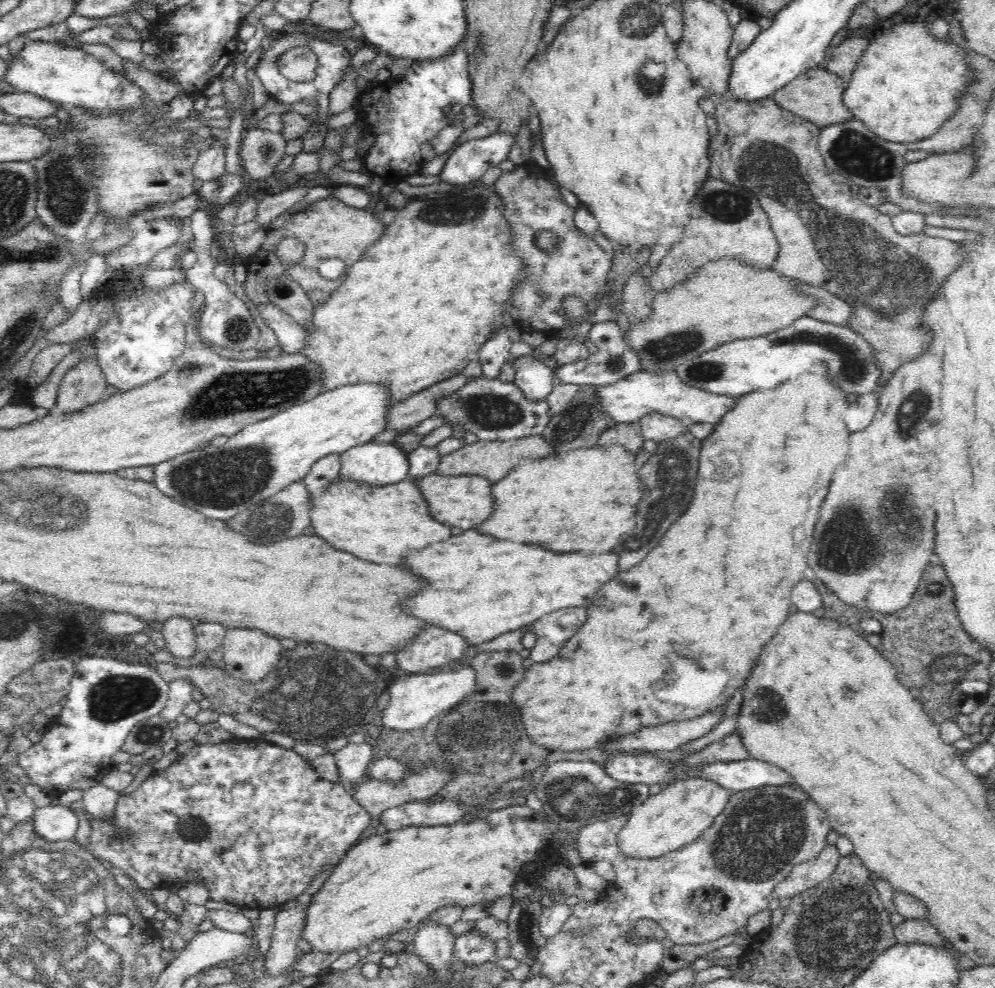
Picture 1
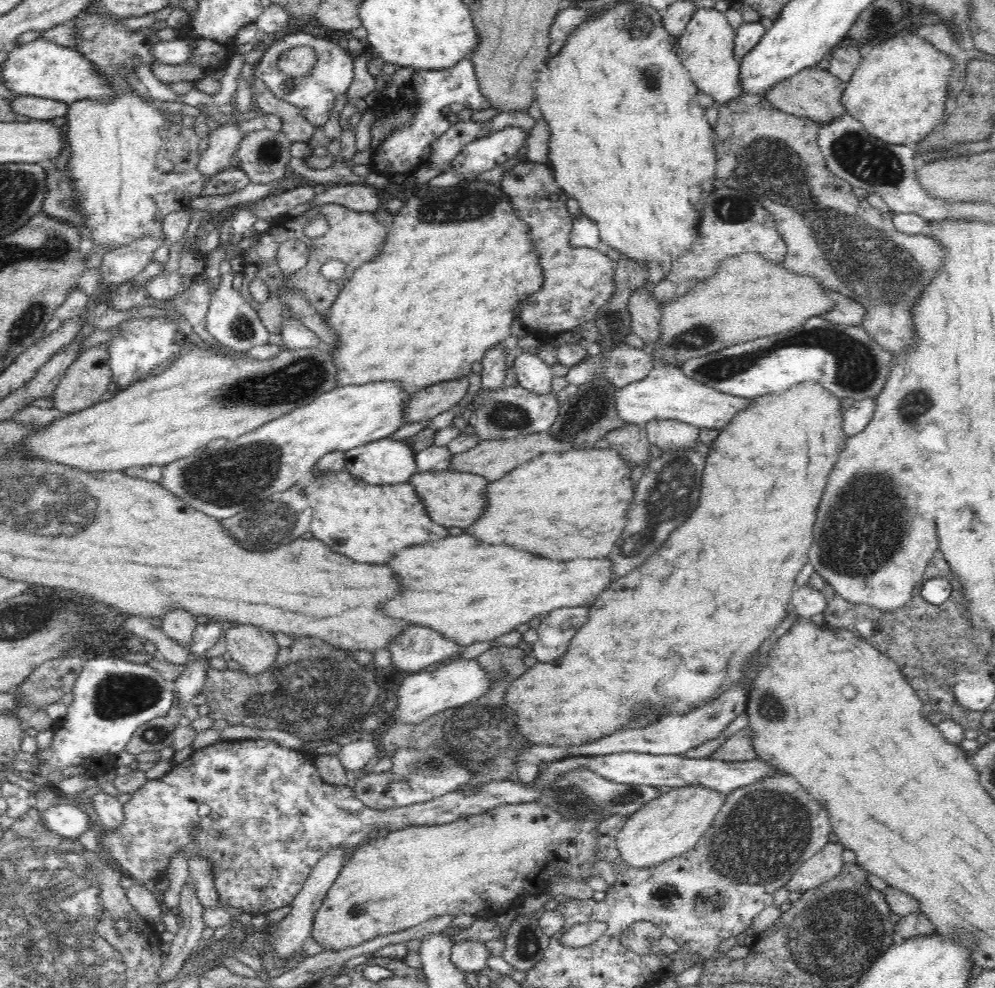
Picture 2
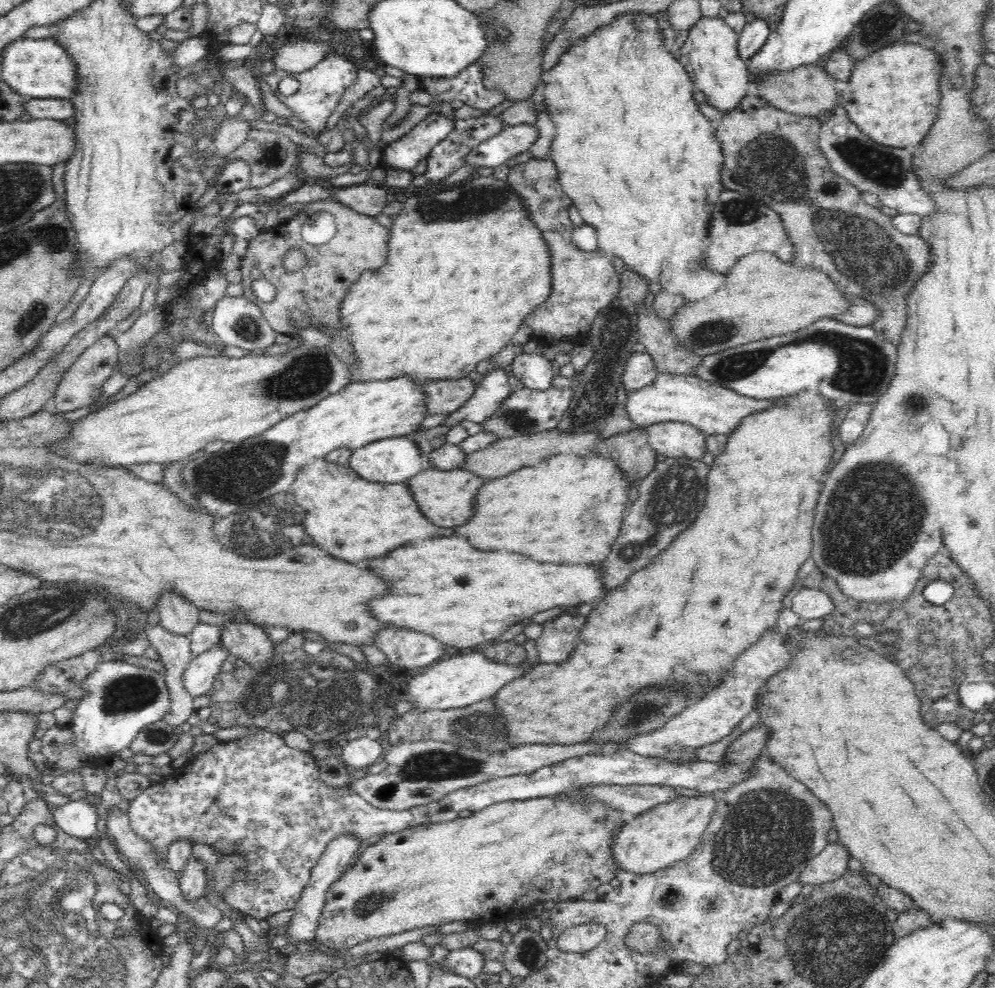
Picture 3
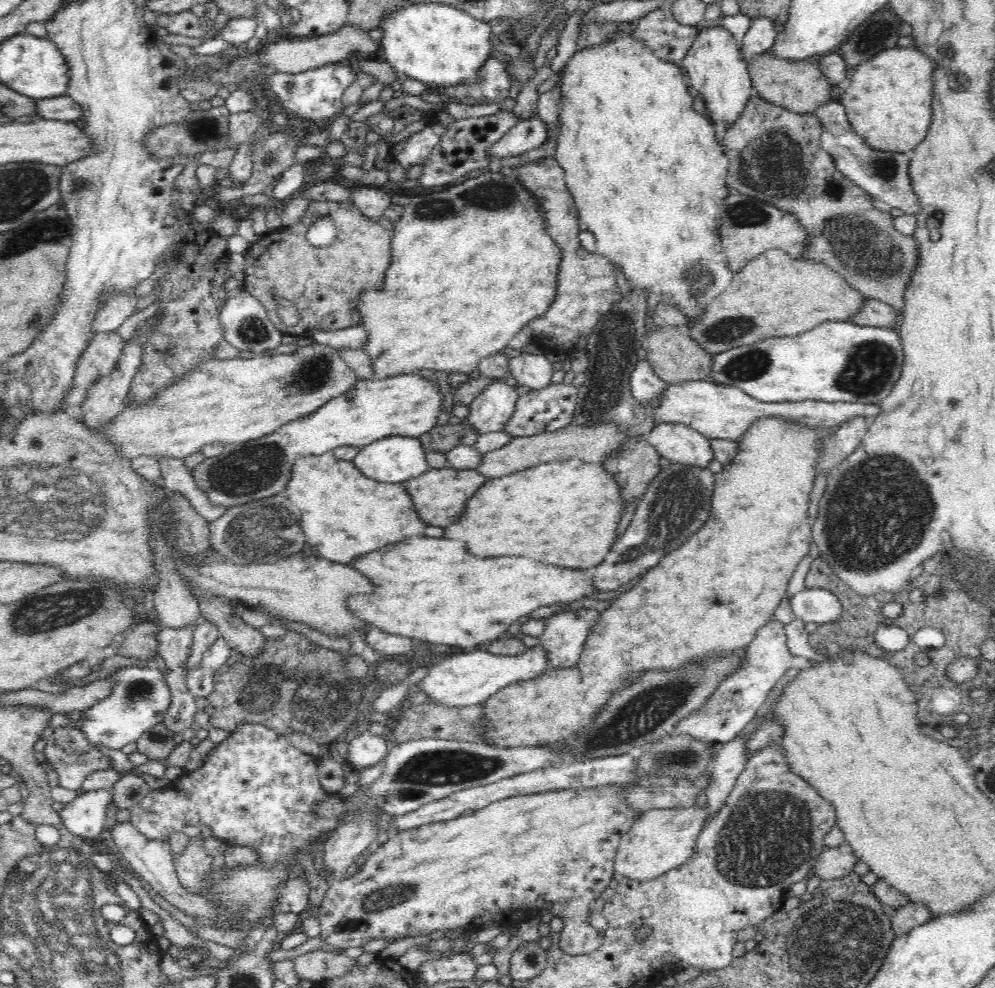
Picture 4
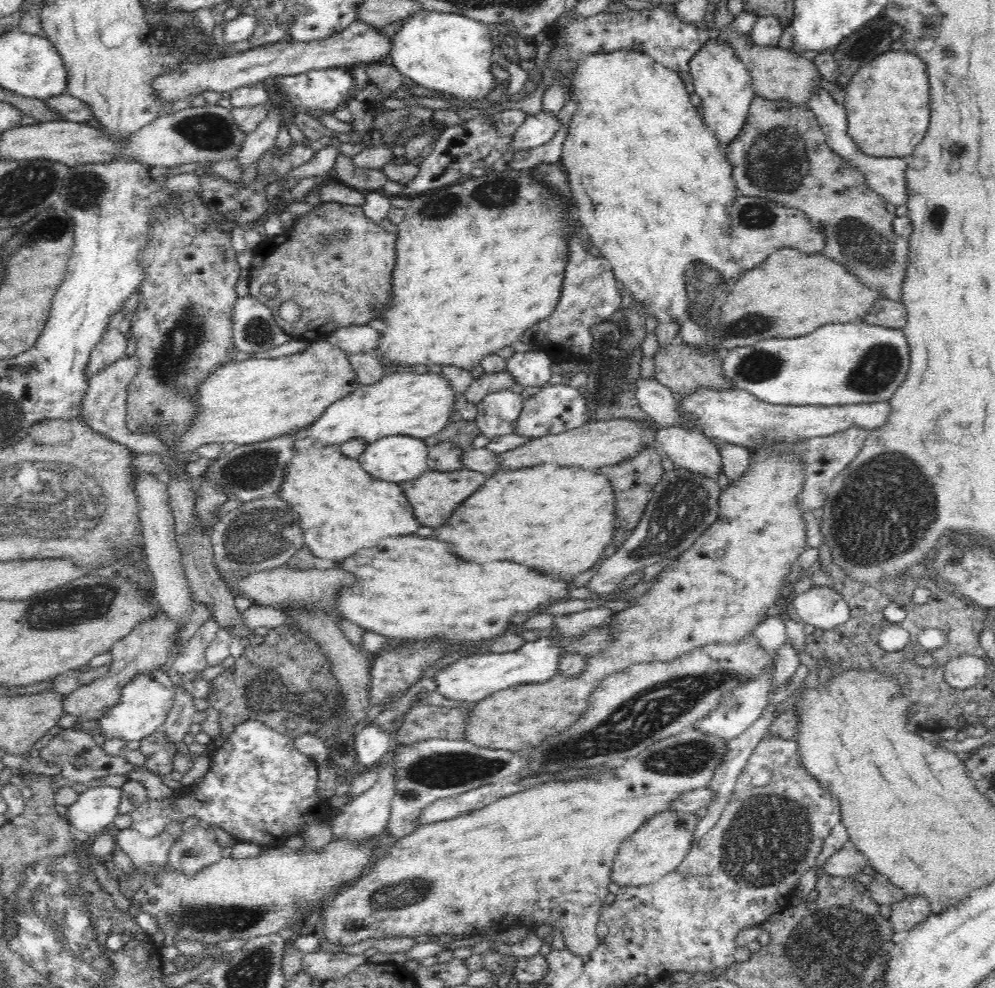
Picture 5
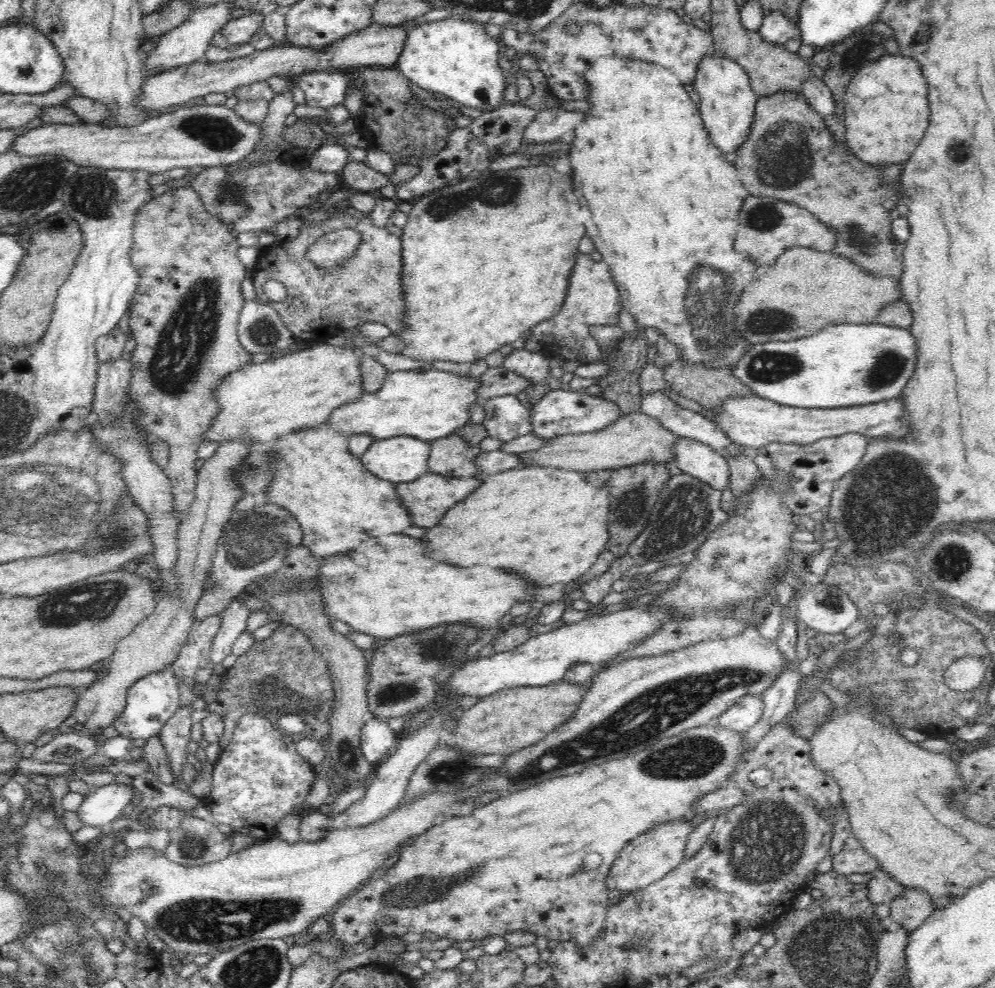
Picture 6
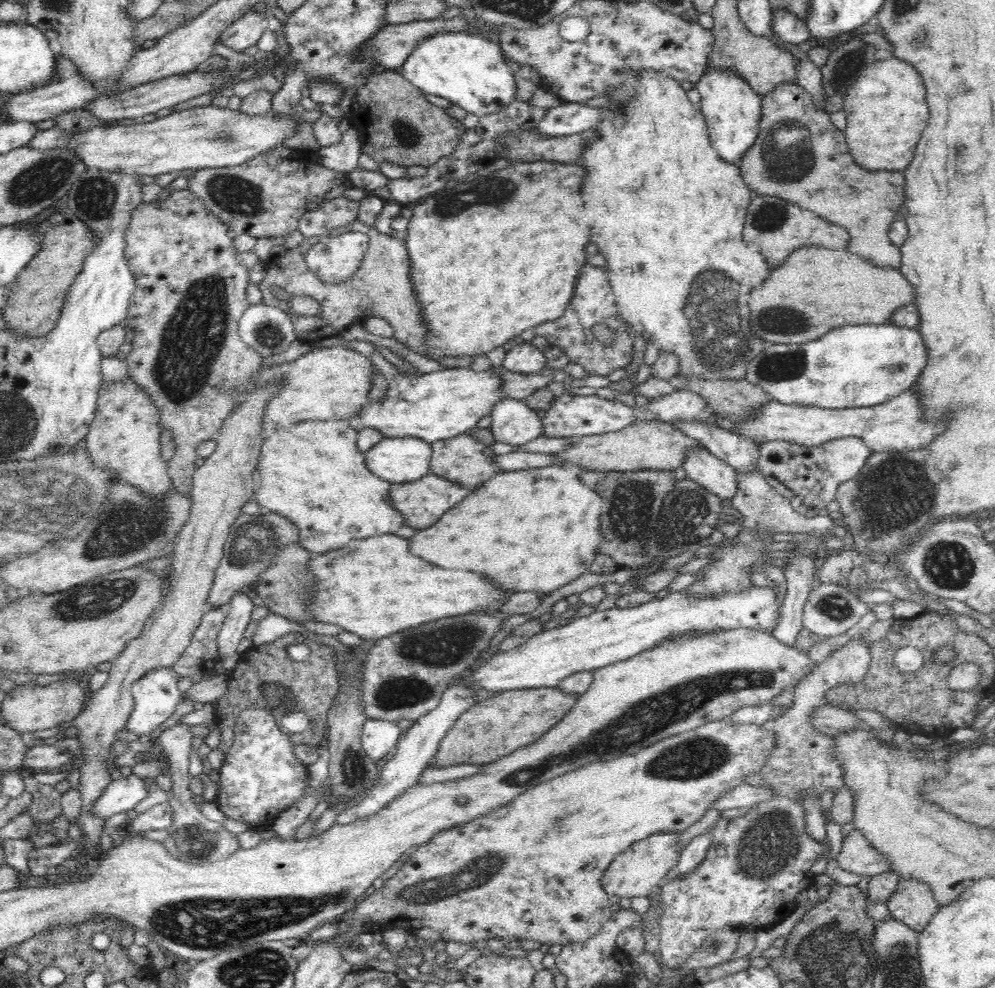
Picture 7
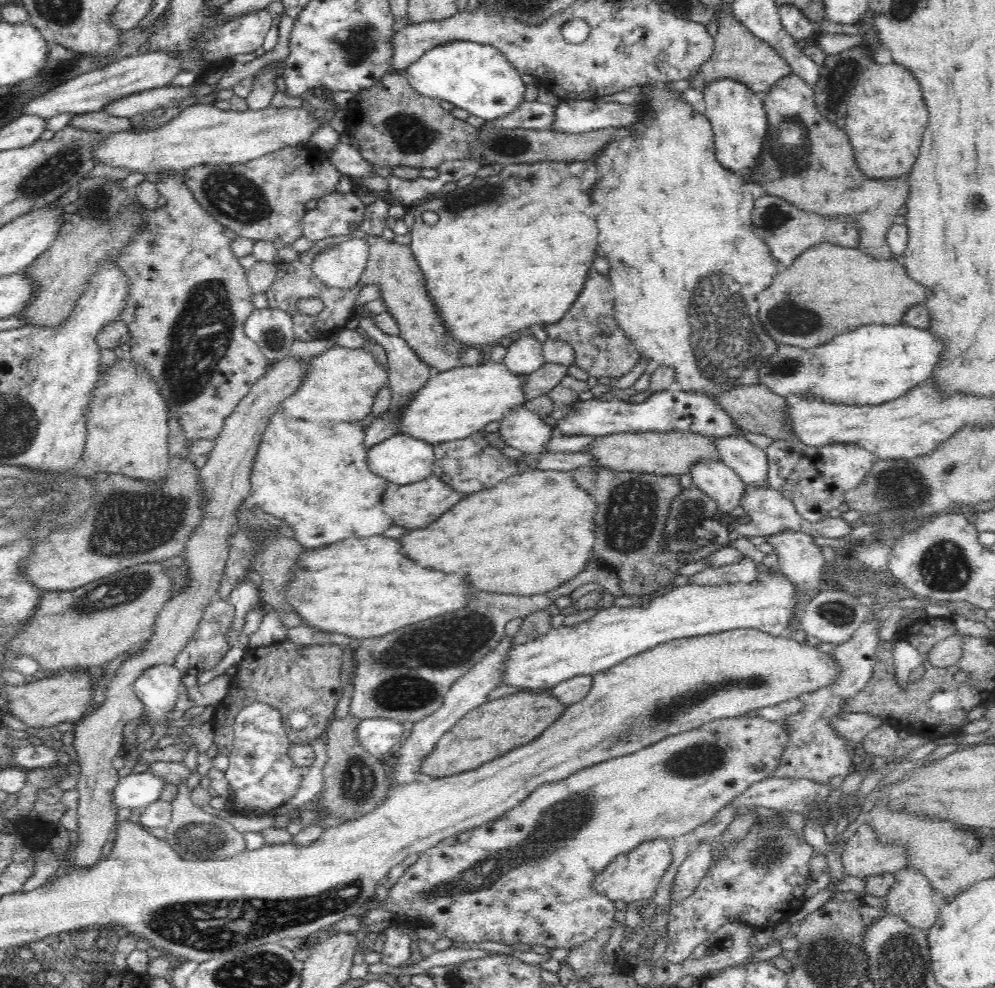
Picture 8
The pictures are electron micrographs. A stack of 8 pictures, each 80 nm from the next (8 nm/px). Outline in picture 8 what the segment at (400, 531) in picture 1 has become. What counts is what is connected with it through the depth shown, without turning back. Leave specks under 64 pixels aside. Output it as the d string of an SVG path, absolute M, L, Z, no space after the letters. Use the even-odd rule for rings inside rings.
M279 409L268 420L250 474L251 501L262 511L280 518L294 532L295 539L307 550L324 548L349 539L366 538L386 532L392 519L384 512L382 496L389 481L374 474L367 465L364 428L358 423L313 423L292 420Z

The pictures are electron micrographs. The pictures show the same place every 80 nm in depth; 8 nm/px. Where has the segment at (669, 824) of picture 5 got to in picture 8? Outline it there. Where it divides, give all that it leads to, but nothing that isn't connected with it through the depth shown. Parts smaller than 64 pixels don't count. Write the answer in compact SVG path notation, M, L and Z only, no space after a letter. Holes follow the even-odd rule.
M658 838L647 841L638 848L630 850L627 854L618 856L602 872L594 876L592 885L598 893L606 895L612 902L622 900L627 904L640 900L649 901L654 896L664 872L672 864L672 858L673 855L668 840Z

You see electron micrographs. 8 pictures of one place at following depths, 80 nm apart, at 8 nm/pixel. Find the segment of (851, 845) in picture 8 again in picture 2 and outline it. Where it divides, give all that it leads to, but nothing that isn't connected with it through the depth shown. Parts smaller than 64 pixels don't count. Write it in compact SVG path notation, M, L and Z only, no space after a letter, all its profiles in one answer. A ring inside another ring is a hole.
M839 842L829 843L821 852L806 860L806 863L802 863L802 866L796 869L785 884L786 890L802 892L834 878L844 864L844 858L842 858L844 849Z

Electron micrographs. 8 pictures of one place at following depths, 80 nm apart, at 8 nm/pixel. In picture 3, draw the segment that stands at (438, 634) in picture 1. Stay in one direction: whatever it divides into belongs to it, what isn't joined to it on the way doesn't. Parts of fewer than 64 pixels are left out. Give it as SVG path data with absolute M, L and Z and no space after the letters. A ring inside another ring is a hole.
M388 628L376 638L376 646L386 654L388 664L401 668L412 668L414 672L438 662L450 648L424 632Z

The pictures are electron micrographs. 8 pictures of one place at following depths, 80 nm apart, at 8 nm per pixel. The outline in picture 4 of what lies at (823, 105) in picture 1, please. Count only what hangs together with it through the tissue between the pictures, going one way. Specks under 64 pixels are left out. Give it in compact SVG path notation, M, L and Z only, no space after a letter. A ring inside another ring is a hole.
M769 50L758 56L746 58L751 82L758 91L758 95L774 106L781 106L792 112L804 113L818 110L822 104L834 101L828 77L824 75L815 59L807 60L780 60L772 56Z

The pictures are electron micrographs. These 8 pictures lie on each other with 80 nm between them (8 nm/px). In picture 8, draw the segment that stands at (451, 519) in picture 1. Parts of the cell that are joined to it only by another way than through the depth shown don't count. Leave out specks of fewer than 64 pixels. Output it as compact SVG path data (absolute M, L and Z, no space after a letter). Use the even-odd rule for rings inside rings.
M432 473L424 480L412 484L403 485L389 482L382 496L382 504L384 504L382 507L396 526L414 530L414 528L426 528L426 524L432 524L434 520L438 520L438 516L448 512L462 498L464 498L462 494L454 491L454 488Z

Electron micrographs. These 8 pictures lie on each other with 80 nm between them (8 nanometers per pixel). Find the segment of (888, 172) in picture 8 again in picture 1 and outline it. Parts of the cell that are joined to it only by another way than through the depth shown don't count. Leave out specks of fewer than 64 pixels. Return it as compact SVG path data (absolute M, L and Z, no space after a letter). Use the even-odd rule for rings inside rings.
M902 22L896 24L871 41L854 69L851 81L843 95L846 107L855 118L866 122L870 130L883 139L909 143L934 136L940 126L954 116L962 90L974 80L974 69L966 63L968 48L960 47L948 39L938 39L928 32L928 22Z

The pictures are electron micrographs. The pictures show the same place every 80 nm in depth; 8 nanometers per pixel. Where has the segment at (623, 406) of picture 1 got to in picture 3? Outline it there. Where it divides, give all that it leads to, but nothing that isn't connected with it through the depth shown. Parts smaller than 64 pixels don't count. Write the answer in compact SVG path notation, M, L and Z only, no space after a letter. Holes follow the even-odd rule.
M658 372L651 385L629 391L625 409L627 415L638 427L665 422L687 423L698 428L705 435L724 434L730 436L740 421L750 413L775 405L772 400L756 400L742 396L722 385L706 380L670 372Z

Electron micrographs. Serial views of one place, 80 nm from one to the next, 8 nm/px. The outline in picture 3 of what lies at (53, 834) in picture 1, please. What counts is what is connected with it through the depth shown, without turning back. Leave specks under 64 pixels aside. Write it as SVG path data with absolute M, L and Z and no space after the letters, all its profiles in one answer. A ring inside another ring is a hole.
M85 800L70 801L52 810L52 817L56 821L56 827L69 836L86 840L97 839L97 822L100 819L97 810L98 808Z

